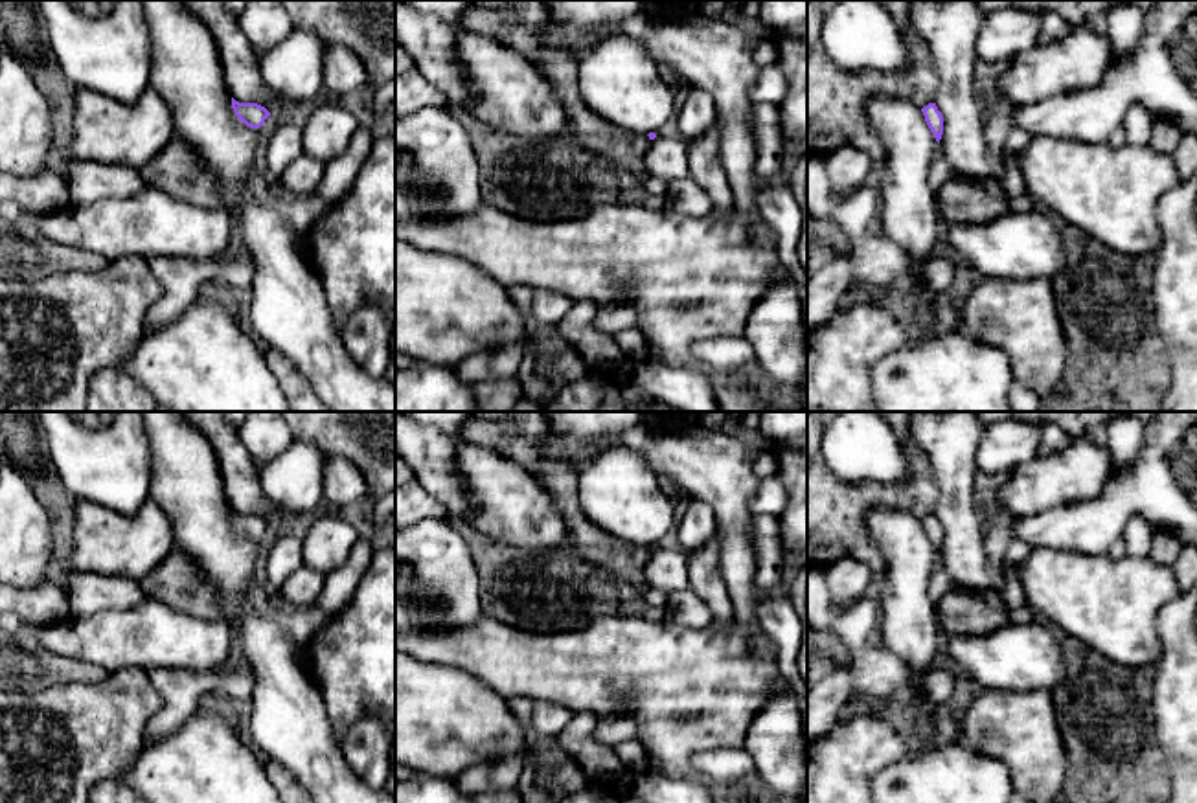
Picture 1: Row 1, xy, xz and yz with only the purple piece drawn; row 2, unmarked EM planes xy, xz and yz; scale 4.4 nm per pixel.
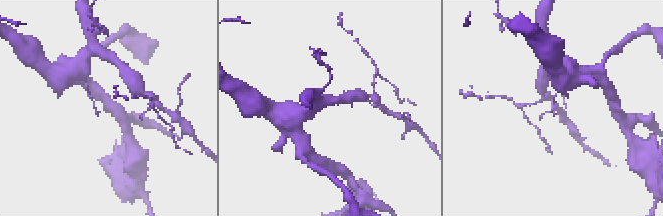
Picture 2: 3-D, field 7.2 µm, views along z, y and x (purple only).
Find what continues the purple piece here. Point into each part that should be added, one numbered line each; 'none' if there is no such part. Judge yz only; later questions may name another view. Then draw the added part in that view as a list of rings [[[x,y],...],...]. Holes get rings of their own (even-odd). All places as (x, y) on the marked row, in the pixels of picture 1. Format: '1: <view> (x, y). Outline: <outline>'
none

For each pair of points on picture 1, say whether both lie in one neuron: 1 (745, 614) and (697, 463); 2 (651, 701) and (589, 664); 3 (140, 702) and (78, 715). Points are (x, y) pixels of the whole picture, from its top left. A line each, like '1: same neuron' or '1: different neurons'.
1: same neuron
2: same neuron
3: same neuron

